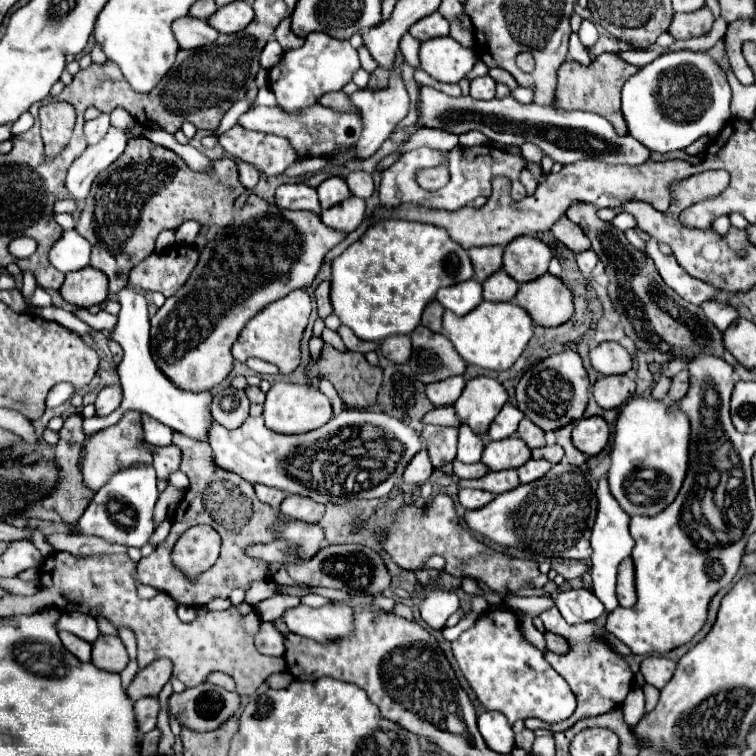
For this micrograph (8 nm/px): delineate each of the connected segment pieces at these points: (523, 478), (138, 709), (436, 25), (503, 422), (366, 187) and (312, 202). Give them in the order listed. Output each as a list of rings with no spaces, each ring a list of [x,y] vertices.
[[[528,460],[526,464],[522,464],[522,466],[518,468],[520,482],[522,482],[522,484],[534,482],[534,480],[542,478],[550,468],[552,468],[552,464],[550,464],[548,460]]]
[[[142,698],[142,700],[134,702],[134,714],[136,714],[138,732],[146,734],[146,732],[150,732],[150,730],[156,728],[158,710],[160,710],[158,698]]]
[[[434,12],[422,20],[418,20],[416,24],[412,24],[410,28],[410,34],[414,38],[418,38],[420,42],[428,40],[428,38],[436,38],[436,36],[448,36],[448,20],[440,14],[440,12]]]
[[[504,404],[502,410],[498,412],[498,416],[492,420],[490,430],[488,430],[488,438],[490,440],[504,440],[516,434],[518,422],[524,418],[524,414],[512,406],[512,404]]]
[[[356,170],[356,172],[350,172],[346,176],[346,184],[350,188],[350,192],[358,198],[368,198],[372,192],[374,192],[374,182],[372,182],[372,176],[368,172],[362,172],[362,170]]]
[[[300,182],[278,186],[274,204],[280,208],[286,208],[286,210],[310,210],[316,214],[322,212],[318,196],[316,196],[316,188],[310,188]]]

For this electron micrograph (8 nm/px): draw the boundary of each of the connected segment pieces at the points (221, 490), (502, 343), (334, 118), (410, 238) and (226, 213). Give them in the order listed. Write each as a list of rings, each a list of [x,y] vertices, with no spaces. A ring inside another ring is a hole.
[[[172,432],[172,444],[182,450],[180,470],[190,478],[190,488],[186,490],[180,506],[172,514],[170,534],[162,544],[158,544],[158,548],[150,556],[146,556],[138,562],[138,580],[142,584],[150,584],[154,588],[166,590],[178,604],[186,604],[186,606],[206,606],[214,598],[228,598],[234,588],[248,592],[252,582],[268,580],[270,578],[268,564],[262,560],[250,558],[246,554],[246,550],[250,544],[256,544],[256,542],[262,542],[262,544],[272,542],[276,536],[274,524],[276,524],[276,520],[280,522],[284,518],[284,514],[278,510],[272,510],[268,504],[260,502],[254,494],[252,484],[248,484],[240,476],[214,468],[212,452],[206,442],[198,442],[180,432]],[[202,522],[210,524],[222,536],[222,552],[220,552],[220,558],[216,560],[216,564],[192,584],[184,574],[176,572],[176,568],[170,564],[170,552],[172,552],[176,540],[188,528],[192,528],[194,524],[202,524]]]
[[[486,300],[464,316],[456,316],[454,312],[446,310],[442,316],[442,324],[444,334],[454,344],[464,362],[488,370],[508,370],[526,348],[534,330],[532,318],[518,304],[492,304]]]
[[[314,104],[308,108],[302,108],[298,112],[286,112],[282,108],[268,108],[268,106],[256,106],[244,112],[238,120],[244,128],[276,134],[290,142],[290,146],[296,150],[300,160],[314,158],[314,156],[328,156],[334,150],[342,146],[354,146],[360,140],[364,122],[360,112],[338,112],[332,108],[326,108],[322,104]]]
[[[384,220],[370,226],[354,244],[350,244],[338,258],[332,260],[330,300],[334,314],[344,326],[352,328],[360,340],[380,342],[394,334],[410,334],[420,324],[424,306],[442,286],[464,282],[472,278],[472,274],[468,252],[450,240],[444,228],[408,220]]]
[[[132,136],[128,138],[122,156],[114,164],[110,164],[104,172],[100,172],[92,182],[86,206],[76,222],[76,232],[92,244],[90,266],[102,270],[108,276],[110,292],[120,292],[124,284],[128,284],[128,272],[154,252],[156,236],[162,230],[178,228],[188,218],[200,222],[202,226],[226,228],[232,222],[232,204],[240,194],[244,194],[244,186],[238,180],[238,166],[234,160],[224,158],[214,162],[214,172],[210,174],[192,172],[188,164],[184,164],[184,160],[176,156],[172,150],[156,146],[144,136]]]

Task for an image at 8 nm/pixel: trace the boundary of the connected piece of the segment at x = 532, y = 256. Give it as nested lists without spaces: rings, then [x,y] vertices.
[[[518,236],[504,248],[504,270],[516,282],[530,282],[548,270],[552,250],[534,236]]]

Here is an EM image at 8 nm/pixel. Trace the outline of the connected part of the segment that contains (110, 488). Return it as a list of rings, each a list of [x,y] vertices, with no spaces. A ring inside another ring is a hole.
[[[130,466],[112,476],[104,488],[100,488],[90,500],[86,512],[76,522],[76,532],[82,536],[98,536],[106,542],[142,548],[154,534],[154,504],[158,500],[156,472],[152,466]],[[110,502],[120,502],[120,510],[112,512]]]

